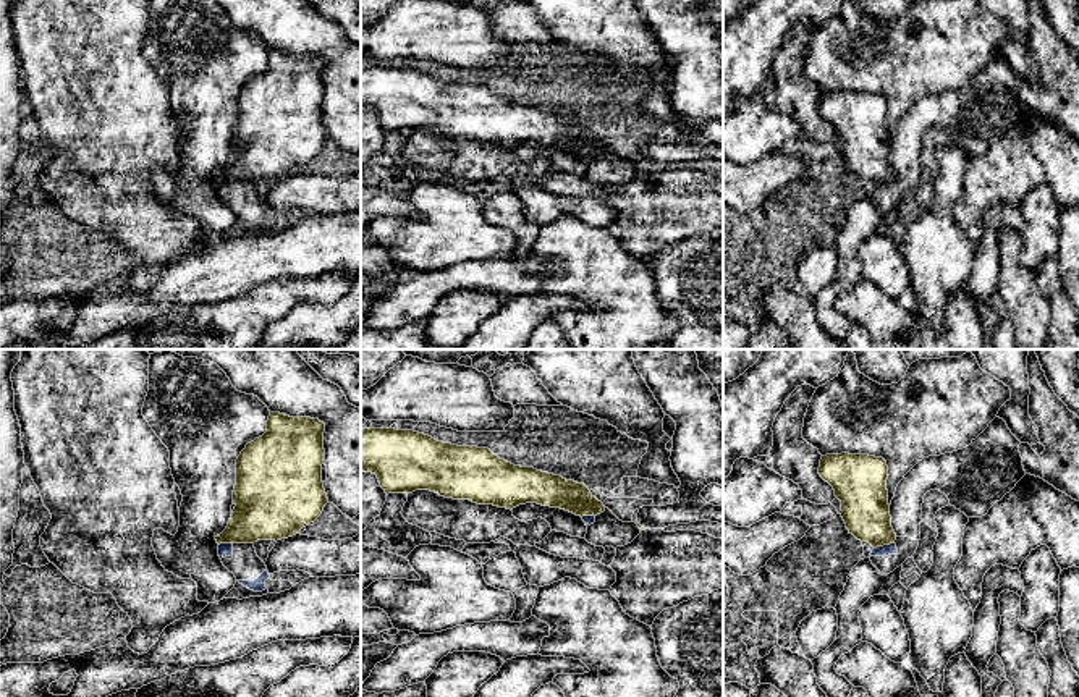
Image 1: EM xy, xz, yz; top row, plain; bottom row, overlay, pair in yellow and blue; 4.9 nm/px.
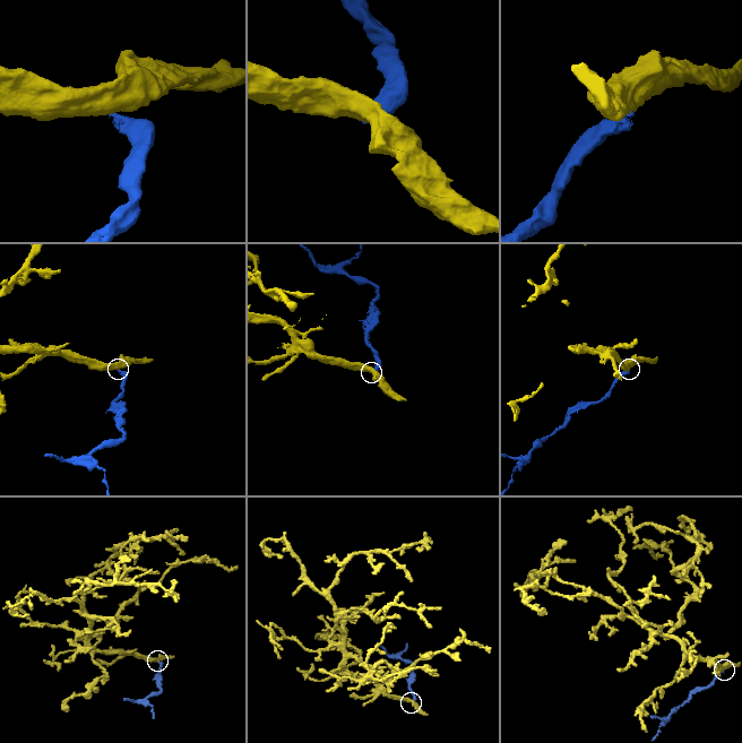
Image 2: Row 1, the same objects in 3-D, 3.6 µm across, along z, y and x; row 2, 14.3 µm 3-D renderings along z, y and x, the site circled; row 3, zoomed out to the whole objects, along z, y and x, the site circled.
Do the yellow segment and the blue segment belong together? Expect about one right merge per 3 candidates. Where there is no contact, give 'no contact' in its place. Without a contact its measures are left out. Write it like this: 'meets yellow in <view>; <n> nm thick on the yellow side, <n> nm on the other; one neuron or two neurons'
meets yellow in yz; 240 nm thick on the yellow side, 60 nm on the other; two neurons

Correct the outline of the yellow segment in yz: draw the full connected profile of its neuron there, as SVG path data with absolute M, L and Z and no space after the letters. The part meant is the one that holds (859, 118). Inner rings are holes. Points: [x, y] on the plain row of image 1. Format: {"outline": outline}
{"outline": "M827 92L820 97L820 115L841 139L841 155L849 171L874 186L896 178L888 142L888 103L869 92Z"}

